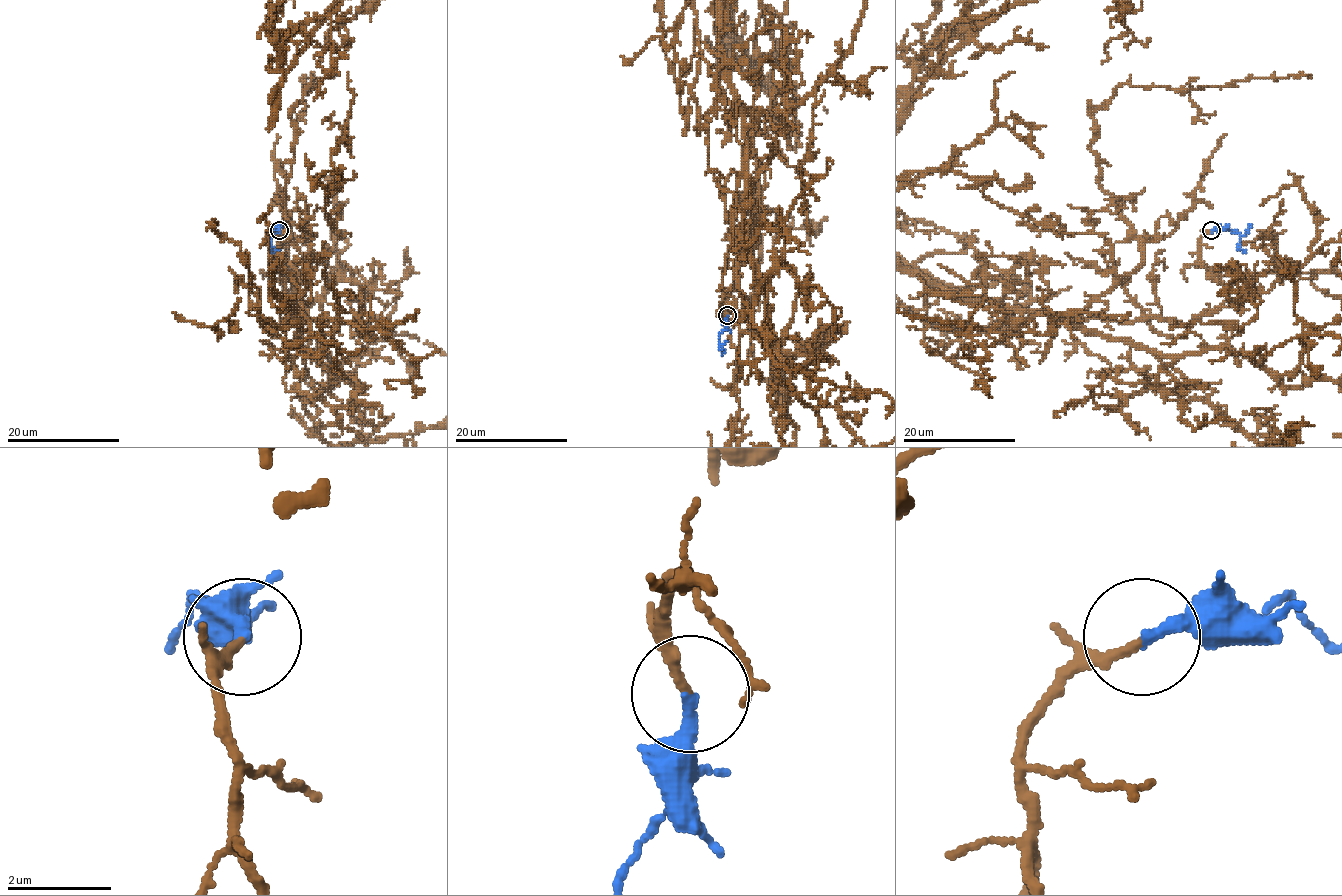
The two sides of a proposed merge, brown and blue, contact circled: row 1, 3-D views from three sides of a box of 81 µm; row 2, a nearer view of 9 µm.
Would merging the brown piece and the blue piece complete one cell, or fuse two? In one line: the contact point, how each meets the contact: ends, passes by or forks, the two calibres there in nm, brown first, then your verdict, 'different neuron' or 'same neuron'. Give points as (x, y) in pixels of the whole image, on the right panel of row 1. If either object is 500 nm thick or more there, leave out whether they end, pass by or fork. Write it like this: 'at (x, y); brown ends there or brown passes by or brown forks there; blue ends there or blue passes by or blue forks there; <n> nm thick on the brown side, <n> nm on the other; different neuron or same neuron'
at (1211, 230); brown ends there; blue ends there; 170 nm thick on the brown side, 240 nm on the other; same neuron

